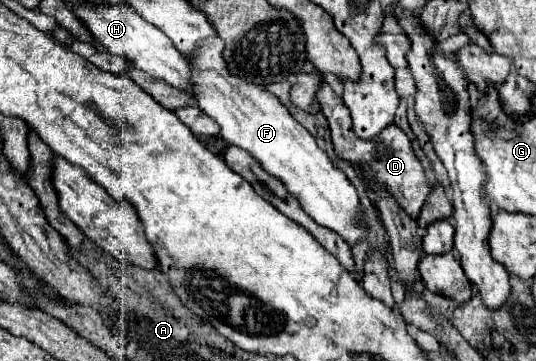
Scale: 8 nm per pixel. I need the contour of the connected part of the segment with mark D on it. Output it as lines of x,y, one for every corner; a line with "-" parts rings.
324,82
322,88
318,90
316,98
320,100
320,108
324,112
324,116
328,118
330,124
330,132
332,132
332,144
336,150
336,156
344,162
356,164
360,168
372,168
374,178
380,186
384,186
394,198
396,202
400,202
400,208
406,210
406,214
410,218
418,218
426,196
430,194
430,186
426,182
426,174
424,168
420,164
420,160
416,158
410,138
396,126
388,126
388,130
380,132
380,138
374,140
364,140
364,138
356,138
354,130
352,130
352,120
350,120
350,110
344,106
342,98

